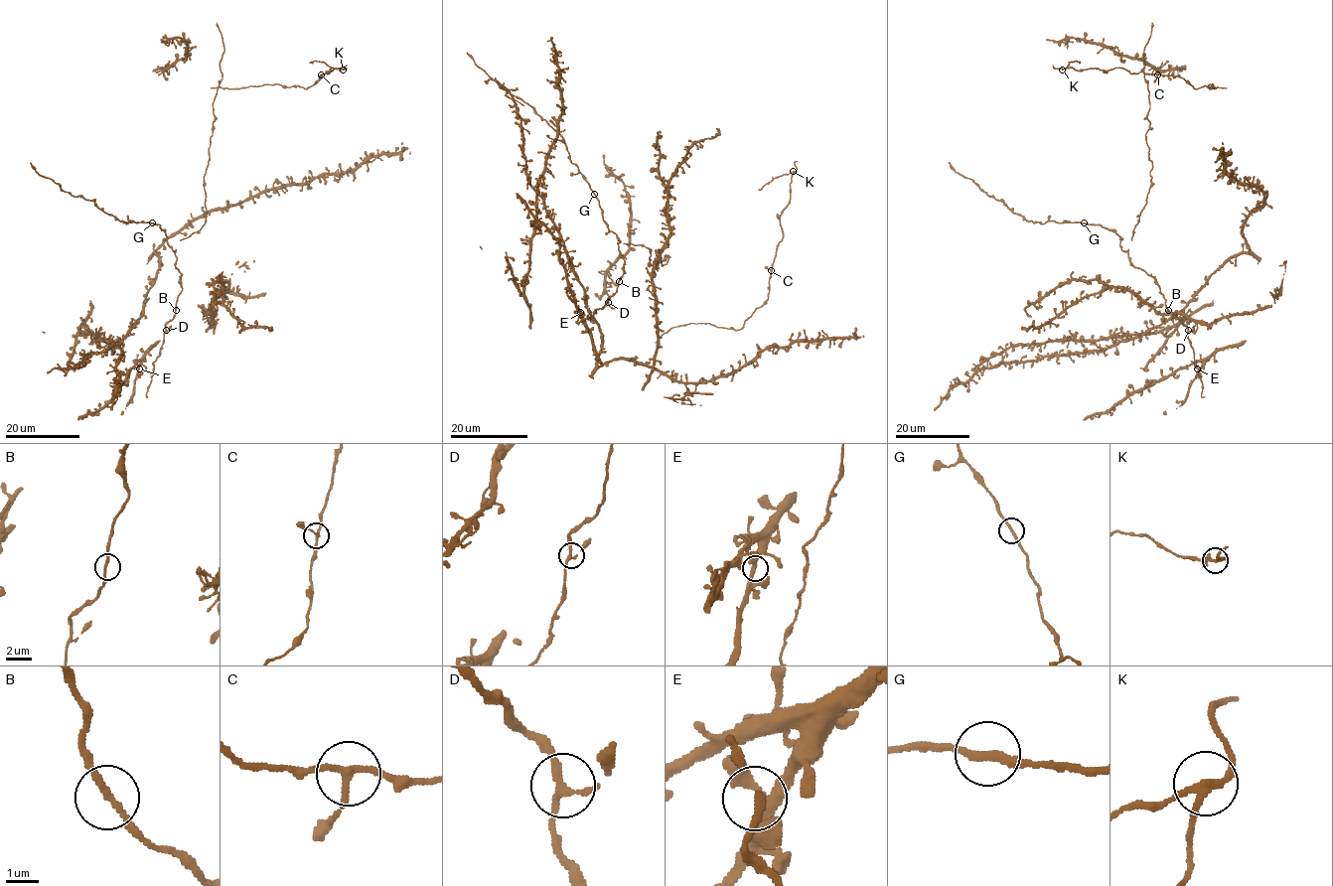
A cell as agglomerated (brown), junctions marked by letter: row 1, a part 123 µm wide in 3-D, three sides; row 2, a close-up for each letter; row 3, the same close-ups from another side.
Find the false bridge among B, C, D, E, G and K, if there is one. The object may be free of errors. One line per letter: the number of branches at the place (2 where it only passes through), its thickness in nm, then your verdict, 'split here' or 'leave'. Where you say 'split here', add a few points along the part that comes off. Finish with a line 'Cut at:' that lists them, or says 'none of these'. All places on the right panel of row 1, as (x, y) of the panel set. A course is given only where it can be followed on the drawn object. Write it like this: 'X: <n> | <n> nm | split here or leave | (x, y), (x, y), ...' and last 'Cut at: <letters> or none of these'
B: 2 | 190 nm | leave
C: 3 | 190 nm | leave
D: 3 | 200 nm | leave
E: 3 | 320 nm | leave
G: 2 | 220 nm | leave
K: 3 | 200 nm | split here | (1062, 69), (1071, 62), (1080, 63)
Cut at: K

